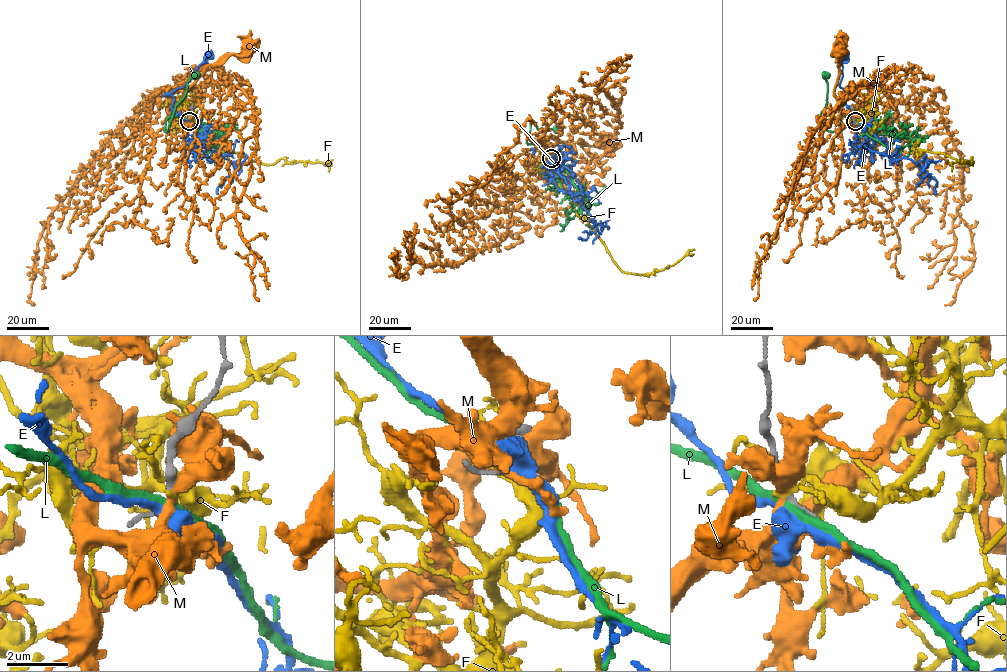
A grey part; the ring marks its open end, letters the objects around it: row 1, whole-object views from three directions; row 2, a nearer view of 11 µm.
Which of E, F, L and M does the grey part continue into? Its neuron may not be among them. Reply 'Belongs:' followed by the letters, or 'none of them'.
Belongs: none of them

